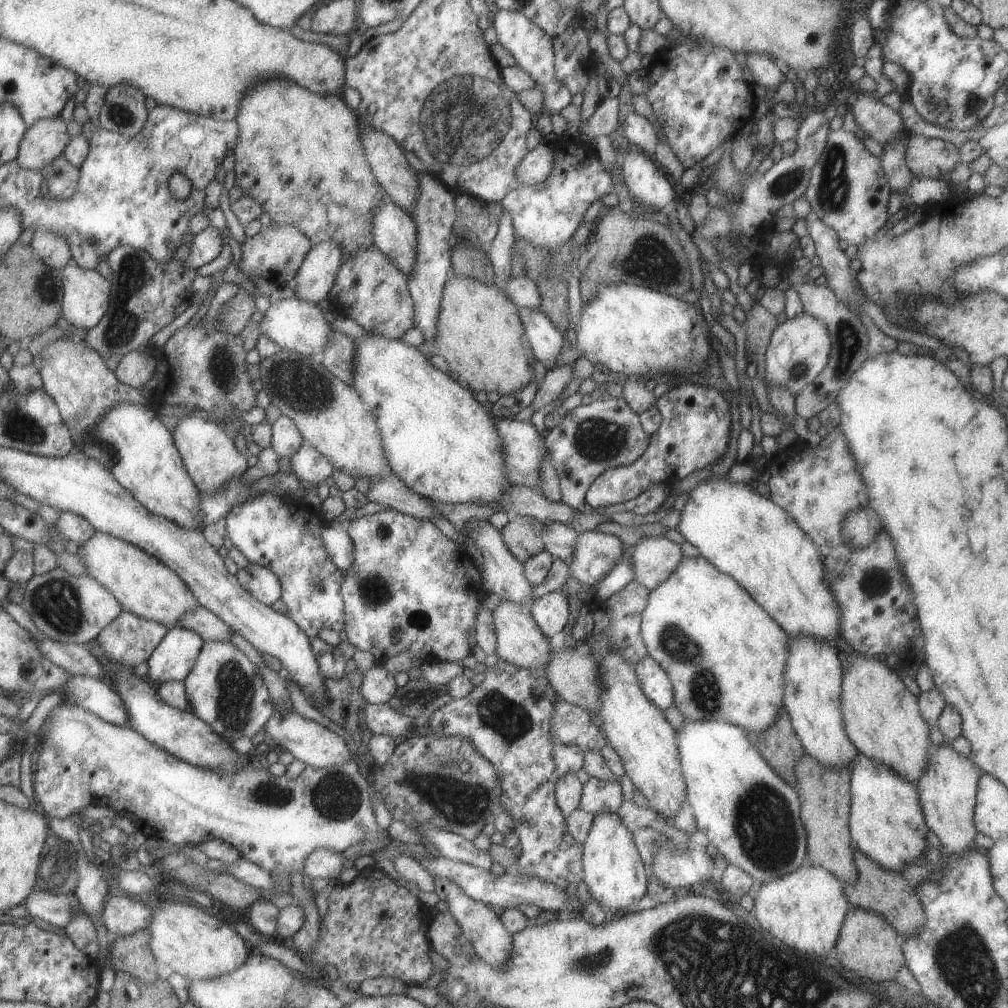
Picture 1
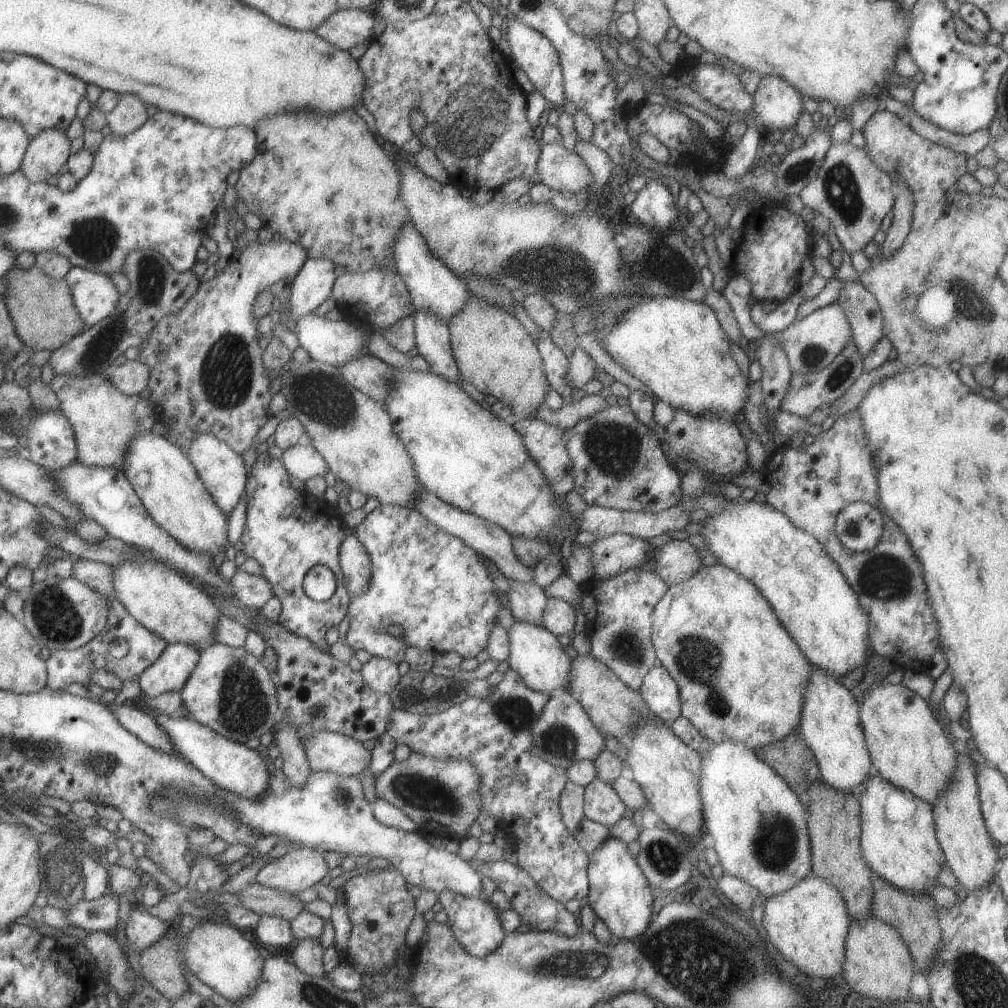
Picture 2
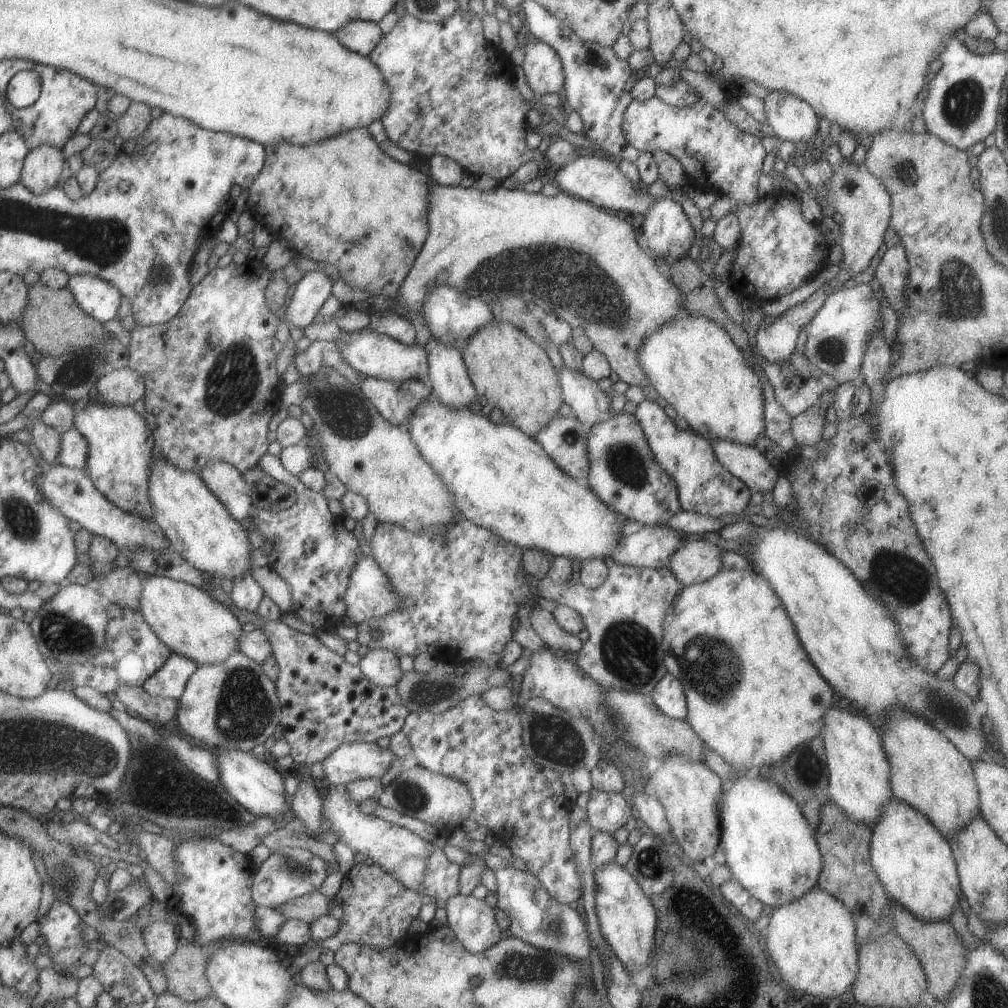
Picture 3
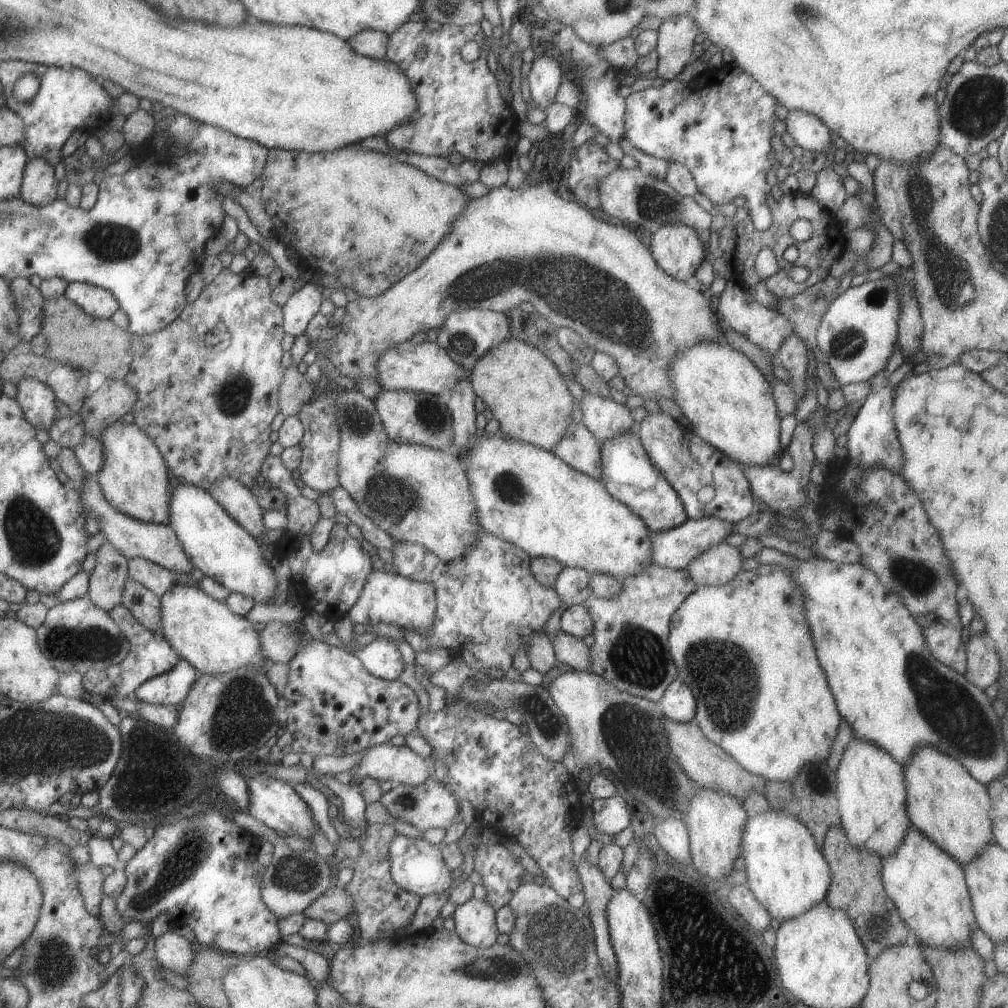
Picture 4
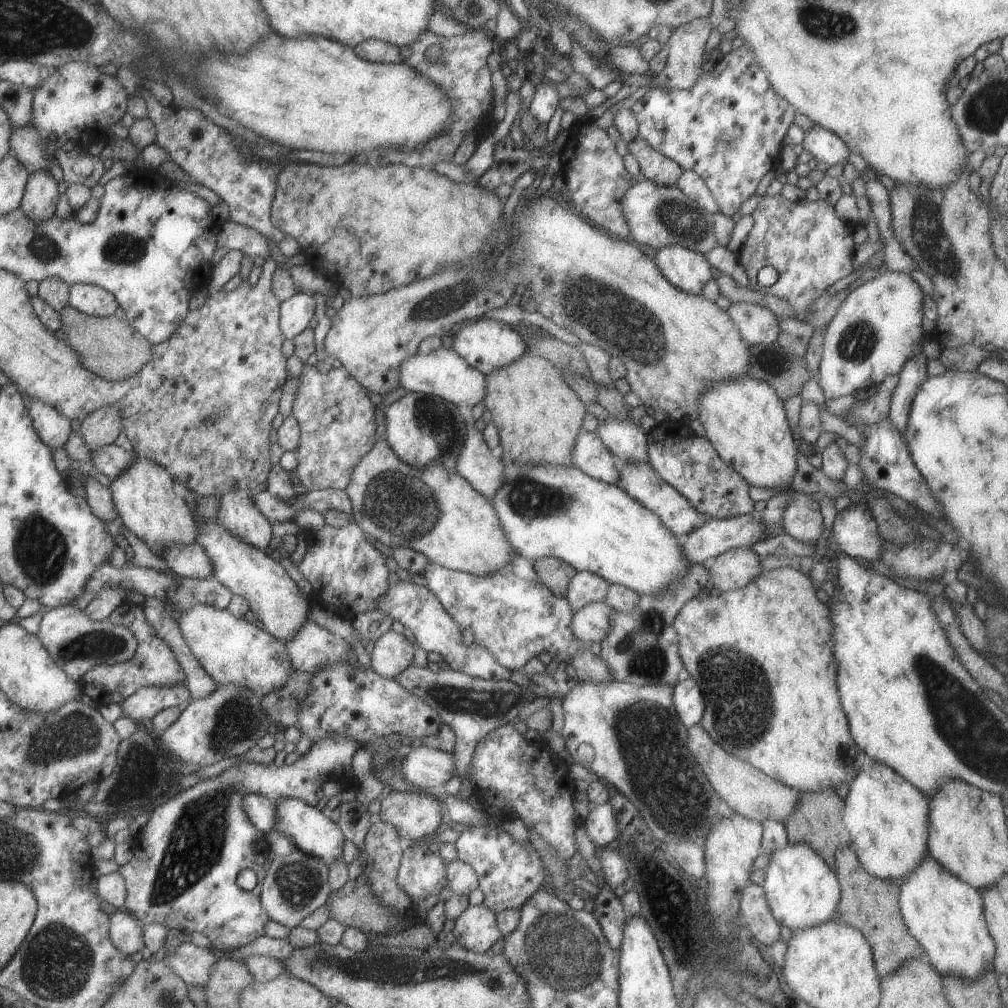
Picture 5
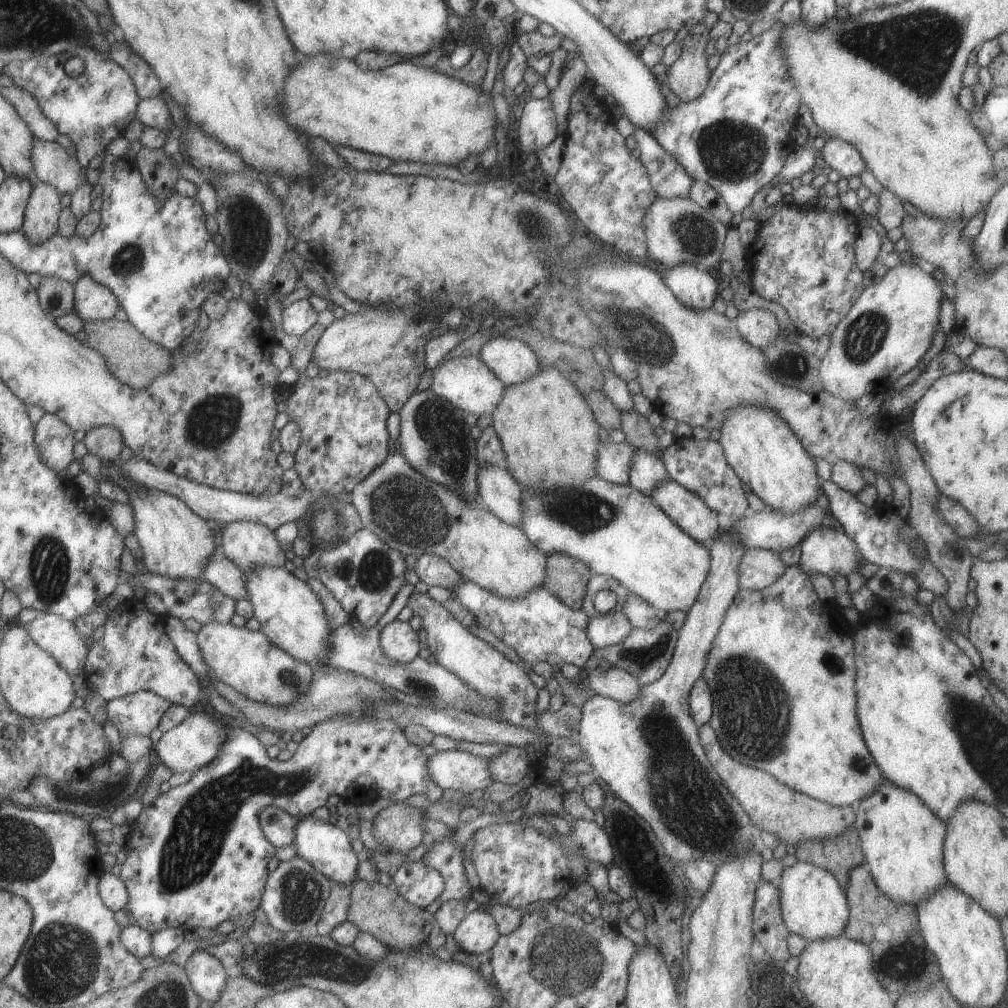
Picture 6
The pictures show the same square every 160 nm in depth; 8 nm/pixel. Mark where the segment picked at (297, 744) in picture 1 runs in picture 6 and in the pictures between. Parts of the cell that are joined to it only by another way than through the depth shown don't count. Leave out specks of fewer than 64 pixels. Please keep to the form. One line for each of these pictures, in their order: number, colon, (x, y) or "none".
2: (325, 751)
3: (349, 762)
4: (397, 764)
5: (428, 768)
6: (459, 770)

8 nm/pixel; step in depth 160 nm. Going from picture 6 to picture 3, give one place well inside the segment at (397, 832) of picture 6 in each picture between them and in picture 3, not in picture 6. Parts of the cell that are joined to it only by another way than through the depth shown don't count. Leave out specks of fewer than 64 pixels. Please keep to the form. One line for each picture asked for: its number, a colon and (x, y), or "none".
3: (443, 802)
4: (430, 805)
5: (413, 815)

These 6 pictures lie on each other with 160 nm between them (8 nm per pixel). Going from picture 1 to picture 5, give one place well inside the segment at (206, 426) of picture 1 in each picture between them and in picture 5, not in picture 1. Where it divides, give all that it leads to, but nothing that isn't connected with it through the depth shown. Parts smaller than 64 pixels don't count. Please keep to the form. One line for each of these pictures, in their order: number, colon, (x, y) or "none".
2: (222, 472)
3: (226, 483)
4: (235, 499)
5: (237, 513)

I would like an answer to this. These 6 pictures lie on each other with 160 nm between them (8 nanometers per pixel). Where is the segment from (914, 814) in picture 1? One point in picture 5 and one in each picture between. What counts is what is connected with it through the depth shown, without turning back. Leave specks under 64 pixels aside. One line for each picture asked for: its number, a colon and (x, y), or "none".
2: (897, 833)
3: (914, 863)
4: (927, 887)
5: (945, 915)

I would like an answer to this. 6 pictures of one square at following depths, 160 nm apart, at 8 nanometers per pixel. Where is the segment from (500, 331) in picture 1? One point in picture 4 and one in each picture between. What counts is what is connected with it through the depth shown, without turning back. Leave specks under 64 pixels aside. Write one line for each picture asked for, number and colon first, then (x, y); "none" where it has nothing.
2: (493, 352)
3: (512, 371)
4: (526, 394)

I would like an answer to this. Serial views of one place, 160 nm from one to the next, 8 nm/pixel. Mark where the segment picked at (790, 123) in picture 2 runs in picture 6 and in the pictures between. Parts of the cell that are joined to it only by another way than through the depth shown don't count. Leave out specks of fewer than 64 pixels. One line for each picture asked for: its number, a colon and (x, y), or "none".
3: (791, 119)
4: (808, 132)
5: (825, 146)
6: (840, 156)

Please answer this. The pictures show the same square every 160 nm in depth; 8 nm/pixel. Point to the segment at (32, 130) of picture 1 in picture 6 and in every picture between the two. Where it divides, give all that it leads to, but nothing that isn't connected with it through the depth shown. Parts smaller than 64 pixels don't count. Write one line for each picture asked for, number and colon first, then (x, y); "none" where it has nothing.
2: (45, 154)
3: (41, 167)
4: (38, 186)
5: (40, 195)
6: (42, 208)

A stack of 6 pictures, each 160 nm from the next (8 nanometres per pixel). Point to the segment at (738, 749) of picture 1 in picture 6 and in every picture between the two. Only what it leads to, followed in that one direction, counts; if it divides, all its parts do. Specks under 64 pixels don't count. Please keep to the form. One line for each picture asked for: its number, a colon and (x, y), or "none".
2: (758, 826)
3: (770, 848)
4: (785, 870)
5: (801, 890)
6: (813, 905)

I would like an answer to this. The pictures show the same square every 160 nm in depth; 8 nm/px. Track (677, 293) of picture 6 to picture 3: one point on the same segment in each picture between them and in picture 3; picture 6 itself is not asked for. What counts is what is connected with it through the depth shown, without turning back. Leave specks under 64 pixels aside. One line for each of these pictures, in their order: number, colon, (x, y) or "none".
3: (668, 233)
4: (676, 248)
5: (686, 270)

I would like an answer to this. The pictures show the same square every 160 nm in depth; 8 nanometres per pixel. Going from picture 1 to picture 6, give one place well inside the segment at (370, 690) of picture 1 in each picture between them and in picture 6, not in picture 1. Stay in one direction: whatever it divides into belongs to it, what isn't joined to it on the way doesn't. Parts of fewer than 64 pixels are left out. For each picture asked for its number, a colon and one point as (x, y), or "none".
2: (380, 674)
3: (381, 666)
4: (381, 658)
5: (392, 652)
6: (398, 641)

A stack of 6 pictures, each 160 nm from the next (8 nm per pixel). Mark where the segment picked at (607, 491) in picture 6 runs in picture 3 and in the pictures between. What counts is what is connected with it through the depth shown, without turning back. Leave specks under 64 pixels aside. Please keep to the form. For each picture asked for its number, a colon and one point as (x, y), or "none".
3: (502, 480)
4: (524, 495)
5: (545, 510)

